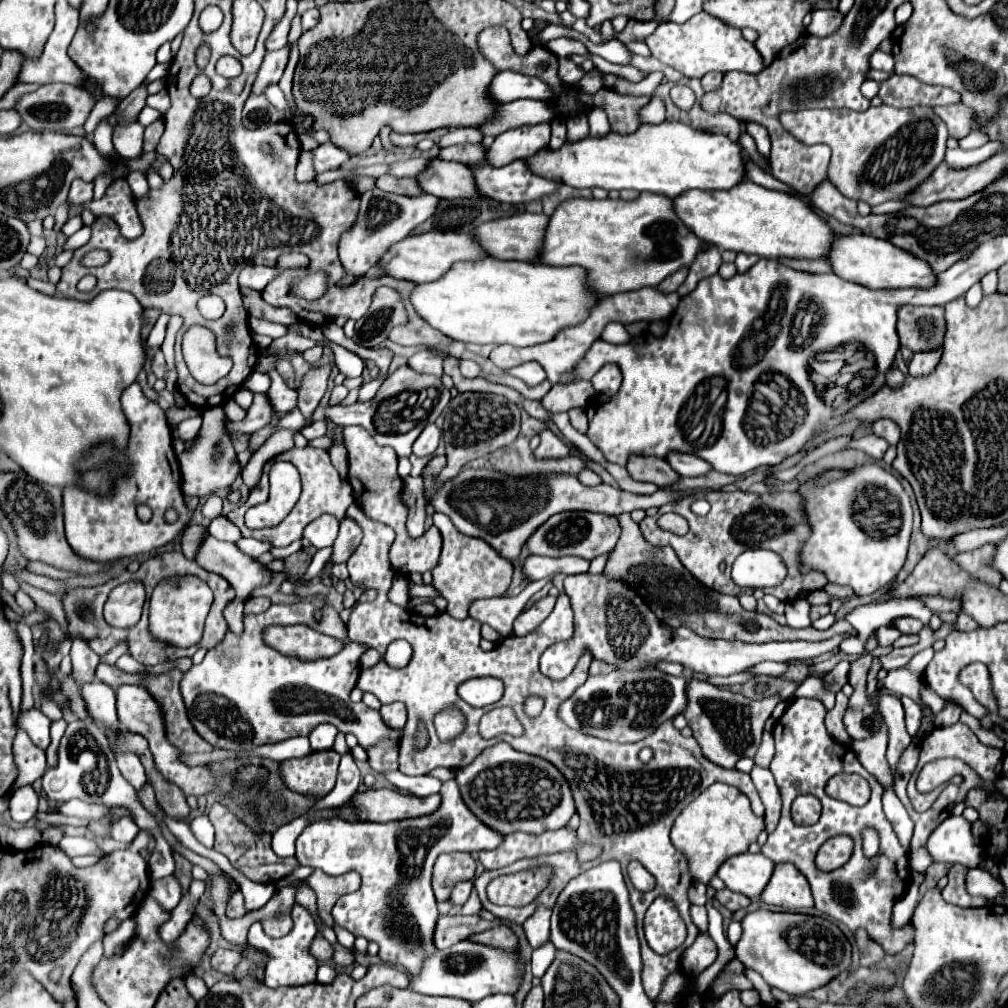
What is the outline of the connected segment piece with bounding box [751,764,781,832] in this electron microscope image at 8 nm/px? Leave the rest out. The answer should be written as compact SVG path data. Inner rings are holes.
M757 764L751 770L751 778L753 778L753 784L765 804L765 830L773 832L779 822L779 812L781 812L781 794L777 790L775 778L773 778L771 770L761 768Z

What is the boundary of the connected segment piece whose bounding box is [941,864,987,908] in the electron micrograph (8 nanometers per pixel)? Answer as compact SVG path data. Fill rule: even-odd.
M953 864L951 872L949 872L949 884L943 888L943 898L945 902L957 904L957 906L969 906L969 908L979 908L985 906L987 900L985 898L973 898L969 894L965 894L965 866L957 866Z

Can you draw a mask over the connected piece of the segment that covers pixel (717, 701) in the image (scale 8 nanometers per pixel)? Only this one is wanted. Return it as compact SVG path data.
M699 680L687 682L685 696L687 696L687 706L685 706L683 716L687 718L687 724L693 730L693 738L697 740L701 754L709 762L713 762L721 768L735 768L739 758L755 756L755 752L761 744L761 734L763 734L765 722L779 702L777 696L749 700L743 694L735 694L727 688L719 688L709 682L699 682Z

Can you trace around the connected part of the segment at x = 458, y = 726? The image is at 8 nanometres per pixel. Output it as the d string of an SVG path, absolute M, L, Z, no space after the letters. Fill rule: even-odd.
M452 707L437 714L434 718L434 726L437 734L441 736L441 740L449 740L463 730L465 720L463 720L460 710Z

